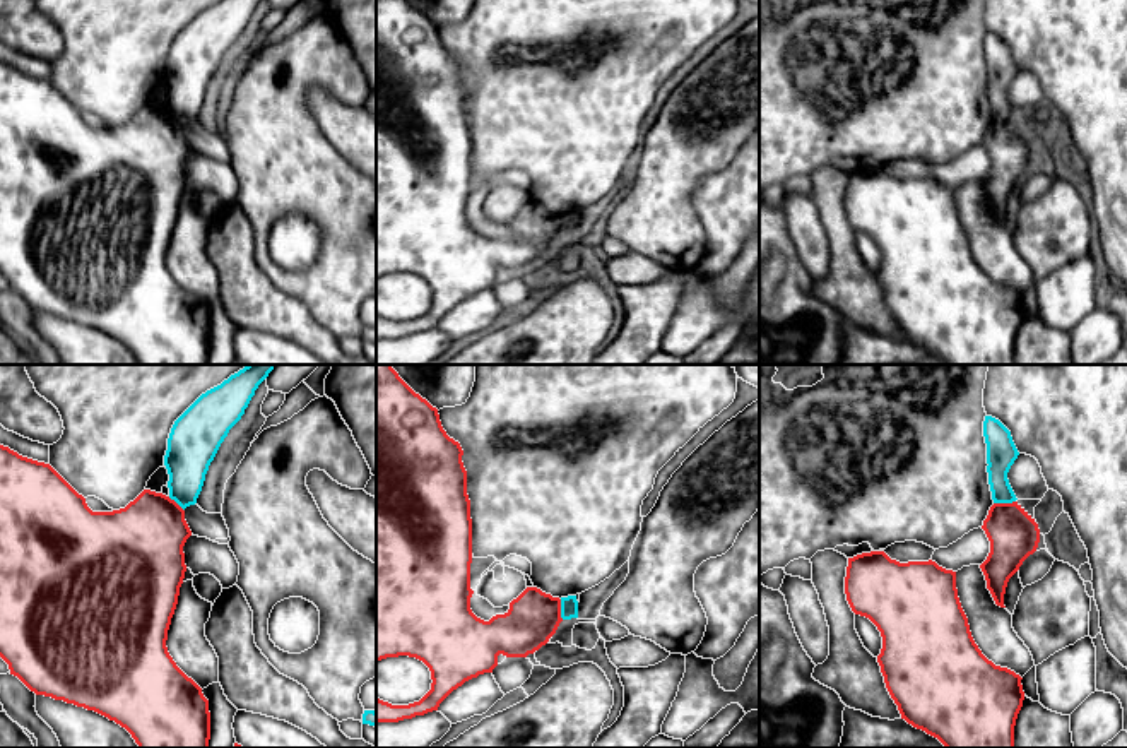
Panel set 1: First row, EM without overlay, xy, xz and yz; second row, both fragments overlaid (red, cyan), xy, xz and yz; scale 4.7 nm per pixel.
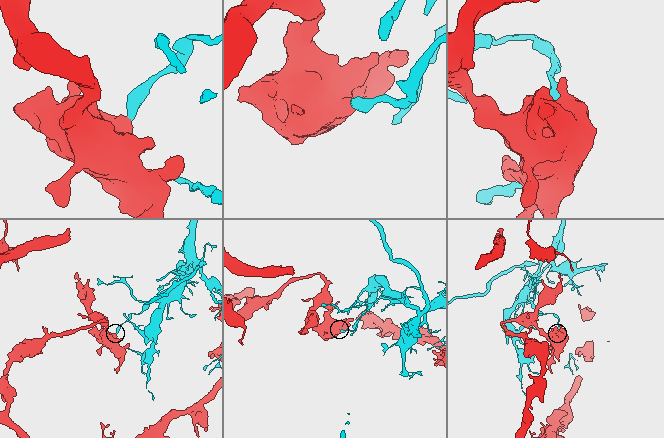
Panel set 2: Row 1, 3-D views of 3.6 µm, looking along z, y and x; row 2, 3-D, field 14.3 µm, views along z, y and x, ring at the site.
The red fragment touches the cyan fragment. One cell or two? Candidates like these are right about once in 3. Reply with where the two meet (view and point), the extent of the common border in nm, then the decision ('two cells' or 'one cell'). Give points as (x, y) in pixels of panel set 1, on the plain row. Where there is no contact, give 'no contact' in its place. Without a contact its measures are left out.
yz (1004, 120) | 110 nm | two cells

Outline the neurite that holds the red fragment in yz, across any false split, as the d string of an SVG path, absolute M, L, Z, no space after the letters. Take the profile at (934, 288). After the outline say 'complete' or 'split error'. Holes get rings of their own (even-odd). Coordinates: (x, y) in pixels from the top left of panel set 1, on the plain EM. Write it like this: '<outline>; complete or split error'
M870 168L848 175L845 211L852 228L869 234L881 248L877 279L901 335L937 354L946 365L1014 365L1014 342L1024 317L1023 294L995 282L975 260L958 214L956 188L932 176L900 180L884 168Z; complete

